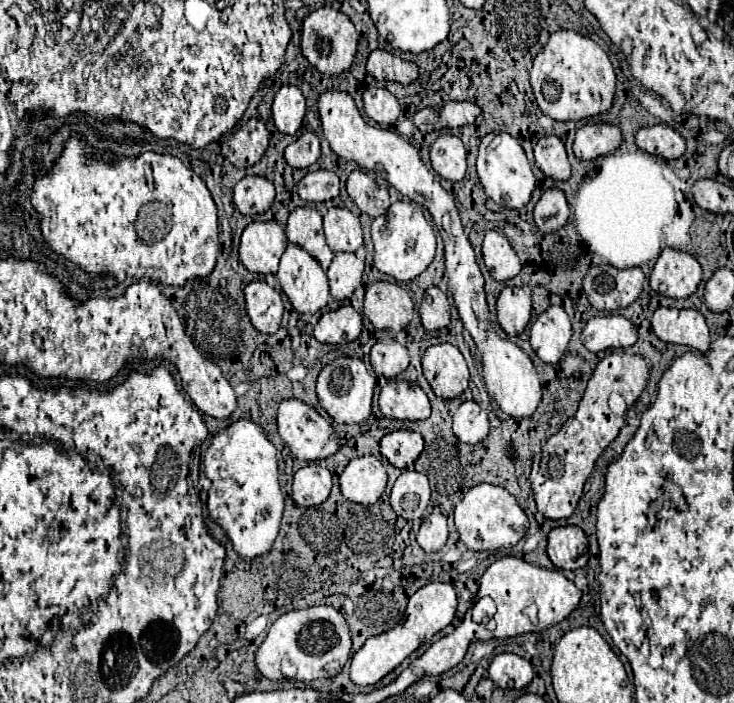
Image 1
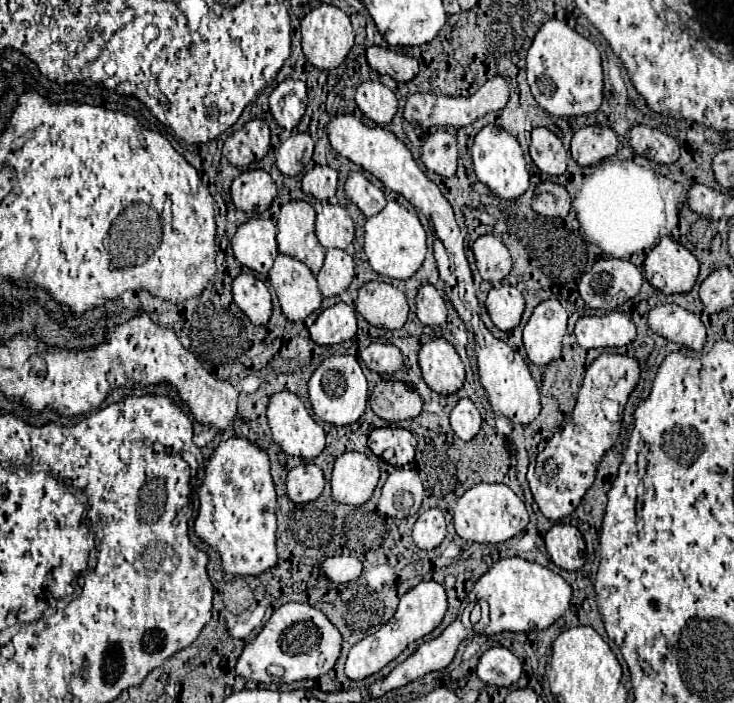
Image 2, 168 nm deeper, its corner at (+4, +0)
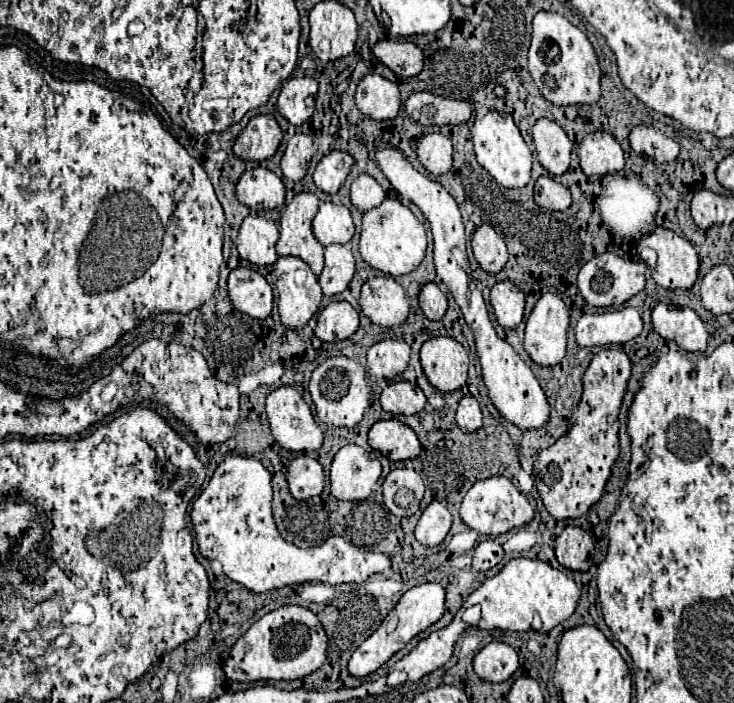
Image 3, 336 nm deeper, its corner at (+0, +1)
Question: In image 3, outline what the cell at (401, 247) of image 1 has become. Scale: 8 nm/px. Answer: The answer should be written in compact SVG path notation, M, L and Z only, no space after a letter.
M387 197L379 207L363 213L359 253L363 261L369 263L373 269L379 269L391 277L407 275L419 267L419 263L425 257L425 249L427 249L425 227L413 215L413 211L405 207L401 201Z

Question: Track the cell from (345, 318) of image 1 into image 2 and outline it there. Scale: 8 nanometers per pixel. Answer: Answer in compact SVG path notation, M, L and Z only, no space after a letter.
M339 302L323 310L309 328L311 340L317 344L341 344L345 340L351 340L355 332L355 310L345 302Z

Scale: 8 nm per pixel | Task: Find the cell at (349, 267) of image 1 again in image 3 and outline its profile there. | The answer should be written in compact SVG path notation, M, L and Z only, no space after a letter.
M347 245L325 247L325 267L319 275L319 285L325 295L337 295L347 289L355 275L355 257Z

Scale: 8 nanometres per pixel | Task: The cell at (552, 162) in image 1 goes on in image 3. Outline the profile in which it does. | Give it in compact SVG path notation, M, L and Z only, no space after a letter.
M539 119L533 129L533 147L537 153L539 163L551 173L551 175L561 175L569 169L571 163L571 141L567 133L549 119Z

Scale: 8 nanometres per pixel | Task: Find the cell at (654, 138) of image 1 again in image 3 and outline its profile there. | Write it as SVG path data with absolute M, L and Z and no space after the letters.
M637 125L629 135L631 149L637 155L649 157L655 163L671 163L679 155L679 143L671 137L665 137L659 129Z

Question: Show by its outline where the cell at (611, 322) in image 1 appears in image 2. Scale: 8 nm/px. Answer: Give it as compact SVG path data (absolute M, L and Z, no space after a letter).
M617 310L605 316L581 316L575 324L575 336L581 348L627 346L635 340L635 324L629 314Z

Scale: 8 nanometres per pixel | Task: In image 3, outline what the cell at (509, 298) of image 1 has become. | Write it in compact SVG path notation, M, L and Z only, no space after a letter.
M499 281L491 289L491 305L497 317L497 323L505 329L513 329L523 319L525 295L515 283Z

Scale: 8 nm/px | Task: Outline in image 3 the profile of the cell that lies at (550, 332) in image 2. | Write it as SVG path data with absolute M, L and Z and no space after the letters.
M545 293L527 319L525 351L535 363L553 367L565 357L567 331L569 309L557 295Z

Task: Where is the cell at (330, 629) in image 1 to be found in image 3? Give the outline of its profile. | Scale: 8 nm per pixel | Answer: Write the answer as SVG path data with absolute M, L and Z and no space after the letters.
M283 605L251 625L251 629L237 639L225 661L225 675L231 681L281 681L301 679L317 671L327 657L329 639L319 617L299 605Z

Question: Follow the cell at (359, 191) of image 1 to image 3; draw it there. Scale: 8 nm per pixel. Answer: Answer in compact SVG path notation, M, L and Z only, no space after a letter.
M361 173L361 175L351 183L351 203L353 203L359 211L369 211L369 209L373 209L373 207L379 207L385 197L387 197L387 195L385 195L385 191L381 189L381 185L379 185L373 177L369 177L369 175L365 175L365 173Z

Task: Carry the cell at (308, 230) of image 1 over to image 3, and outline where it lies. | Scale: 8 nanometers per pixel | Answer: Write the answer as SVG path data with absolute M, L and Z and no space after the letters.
M297 193L283 211L283 229L279 229L277 255L293 255L309 263L319 277L323 269L323 245L315 239L311 221L317 215L319 199L313 193Z

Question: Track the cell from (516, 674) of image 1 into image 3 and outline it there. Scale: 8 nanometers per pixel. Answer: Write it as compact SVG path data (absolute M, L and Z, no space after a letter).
M493 641L475 655L473 667L481 679L501 683L507 681L519 669L519 659L511 645Z

